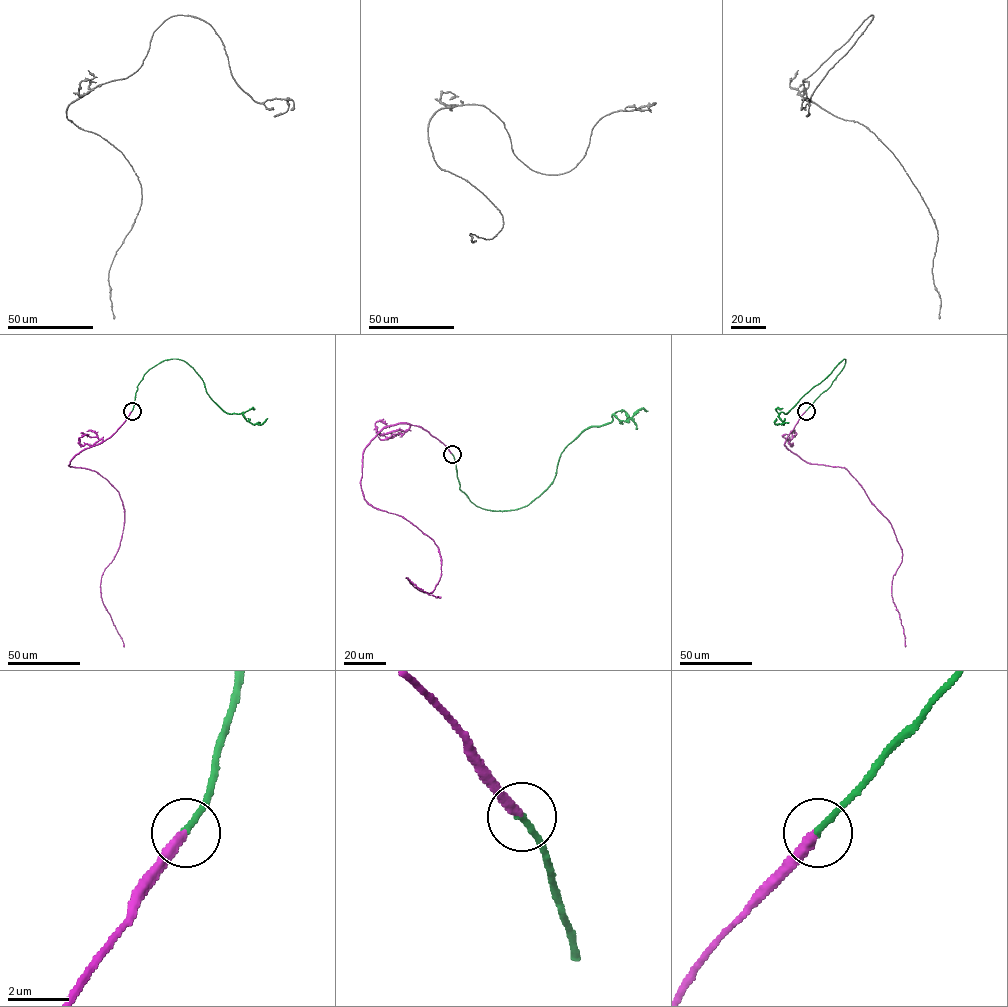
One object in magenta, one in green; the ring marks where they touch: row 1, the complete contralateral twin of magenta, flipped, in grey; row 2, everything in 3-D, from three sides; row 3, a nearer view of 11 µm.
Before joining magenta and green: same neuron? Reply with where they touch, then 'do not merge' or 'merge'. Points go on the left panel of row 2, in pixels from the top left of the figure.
(132, 411) | merge

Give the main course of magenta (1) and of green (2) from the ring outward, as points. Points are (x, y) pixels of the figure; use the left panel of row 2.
1: (132, 410), (109, 437), (78, 453), (68, 465), (97, 472), (122, 503), (119, 547), (100, 589), (124, 647)
2: (132, 410), (143, 375), (163, 361), (177, 359), (193, 369), (224, 411), (243, 412), (253, 424), (267, 418)

